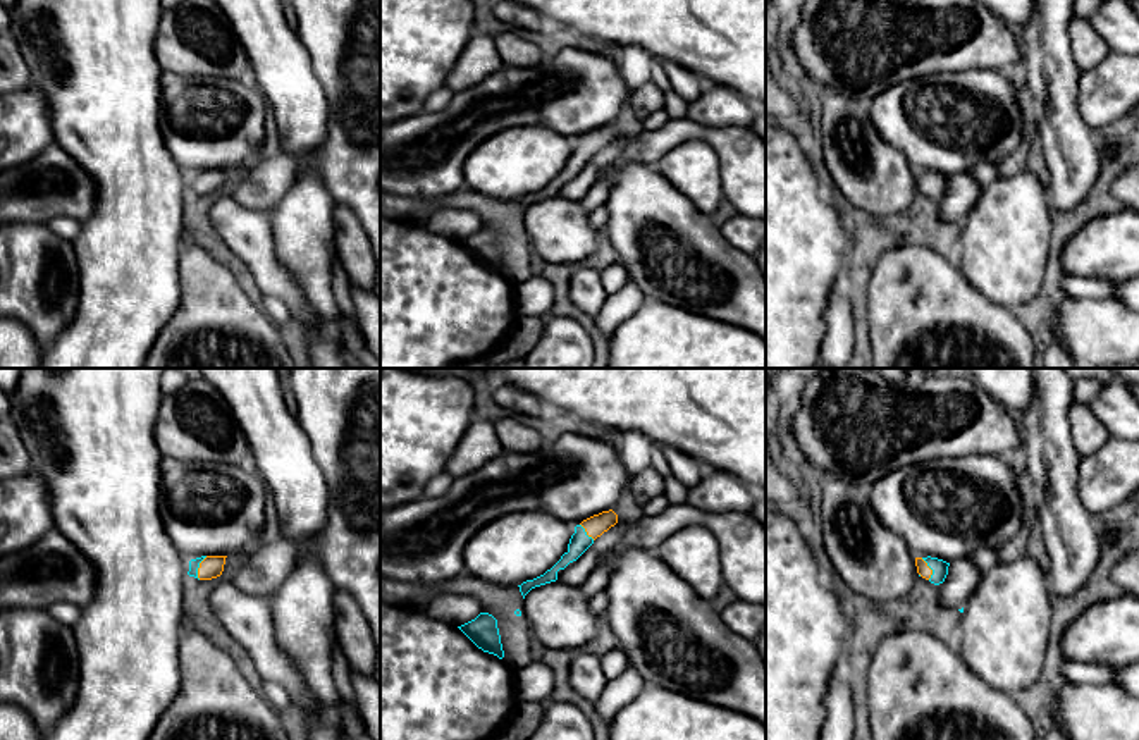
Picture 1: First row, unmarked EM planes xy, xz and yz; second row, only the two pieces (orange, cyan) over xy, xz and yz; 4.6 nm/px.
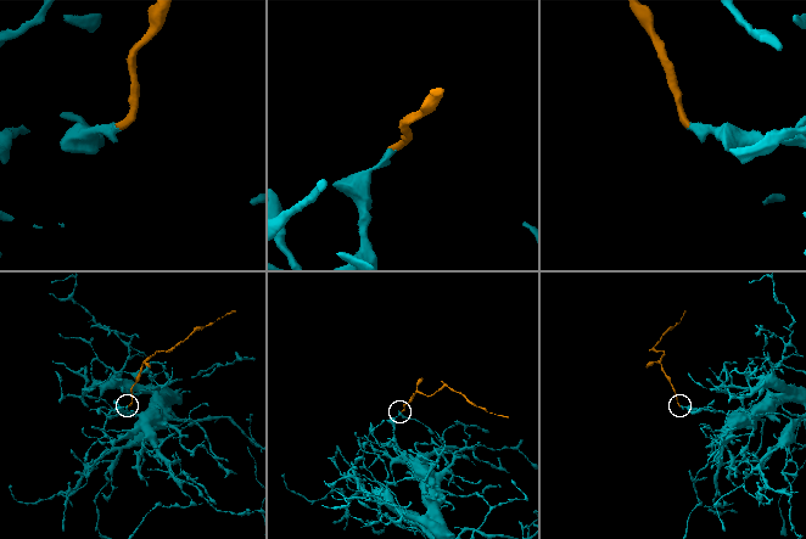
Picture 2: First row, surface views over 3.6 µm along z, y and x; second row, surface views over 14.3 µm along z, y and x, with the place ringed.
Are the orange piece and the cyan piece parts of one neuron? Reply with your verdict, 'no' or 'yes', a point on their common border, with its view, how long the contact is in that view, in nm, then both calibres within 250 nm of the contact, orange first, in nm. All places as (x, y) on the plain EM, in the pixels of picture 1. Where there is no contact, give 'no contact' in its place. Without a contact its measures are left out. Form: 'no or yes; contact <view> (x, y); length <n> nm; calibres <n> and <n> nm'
yes; contact xy (198, 183); length 120 nm; calibres 110 and 50 nm

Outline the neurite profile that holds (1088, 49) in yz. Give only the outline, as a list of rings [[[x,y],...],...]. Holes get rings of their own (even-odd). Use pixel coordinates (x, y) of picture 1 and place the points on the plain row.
[[[1074,19],[1068,24],[1070,50],[1079,71],[1096,67],[1110,52],[1108,45],[1093,29],[1087,19]]]

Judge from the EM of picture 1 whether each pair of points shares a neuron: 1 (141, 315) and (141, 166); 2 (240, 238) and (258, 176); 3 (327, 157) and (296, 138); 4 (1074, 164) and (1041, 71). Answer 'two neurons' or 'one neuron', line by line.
1: one neuron
2: two neurons
3: two neurons
4: one neuron

